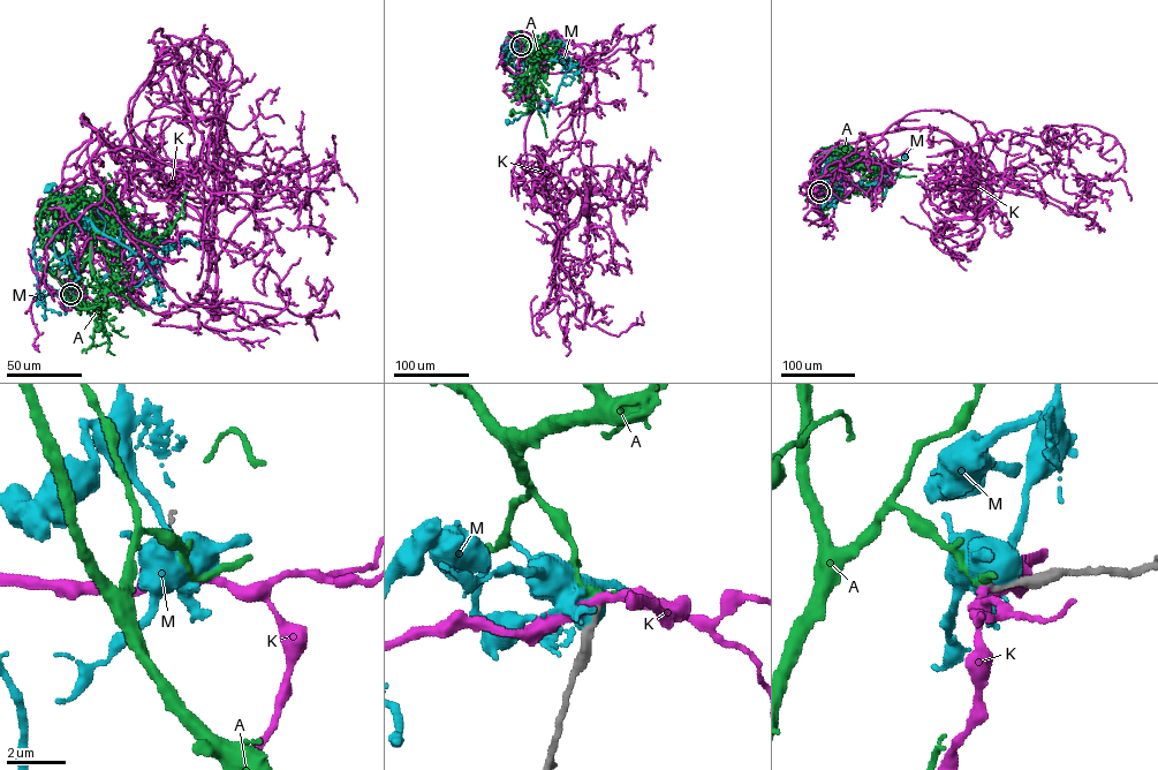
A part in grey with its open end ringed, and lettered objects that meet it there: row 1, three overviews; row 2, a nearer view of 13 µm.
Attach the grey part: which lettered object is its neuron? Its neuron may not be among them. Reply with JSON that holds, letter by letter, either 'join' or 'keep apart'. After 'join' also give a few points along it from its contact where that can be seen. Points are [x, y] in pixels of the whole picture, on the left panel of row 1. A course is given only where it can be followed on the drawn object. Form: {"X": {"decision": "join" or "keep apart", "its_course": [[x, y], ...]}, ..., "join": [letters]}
{"A": {"decision": "keep apart"}, "K": {"decision": "keep apart"}, "M": {"decision": "keep apart"}, "join": []}

